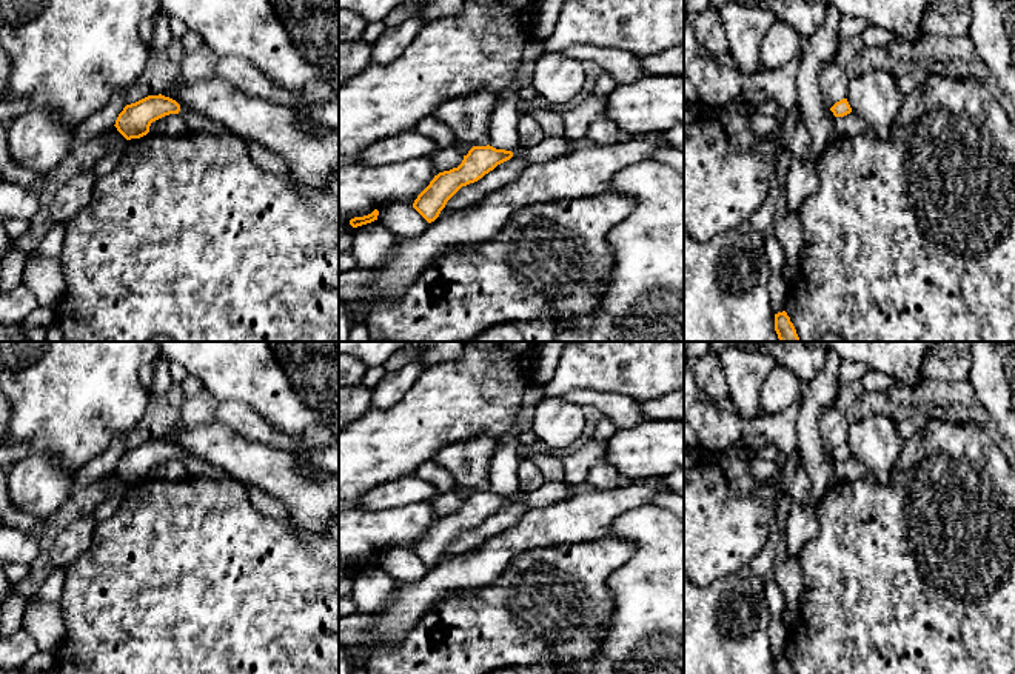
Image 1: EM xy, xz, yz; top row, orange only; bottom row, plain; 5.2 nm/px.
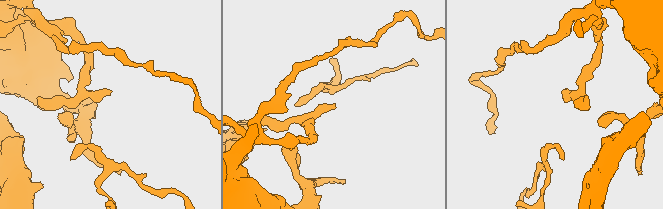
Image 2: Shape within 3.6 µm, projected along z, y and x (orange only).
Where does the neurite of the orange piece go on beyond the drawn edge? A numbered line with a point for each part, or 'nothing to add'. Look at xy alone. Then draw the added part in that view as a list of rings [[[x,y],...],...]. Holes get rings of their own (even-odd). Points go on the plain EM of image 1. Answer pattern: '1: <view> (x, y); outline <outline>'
1: xy (196, 467); outline [[[180,449],[179,460],[186,466],[189,475],[206,477],[213,480],[231,480],[226,472],[205,463],[202,459],[191,455],[188,451]]]

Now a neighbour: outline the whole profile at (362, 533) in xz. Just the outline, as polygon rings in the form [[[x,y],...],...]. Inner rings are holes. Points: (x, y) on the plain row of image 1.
[[[431,499],[387,509],[339,511],[339,565],[350,568],[390,549],[413,551],[439,517]]]

